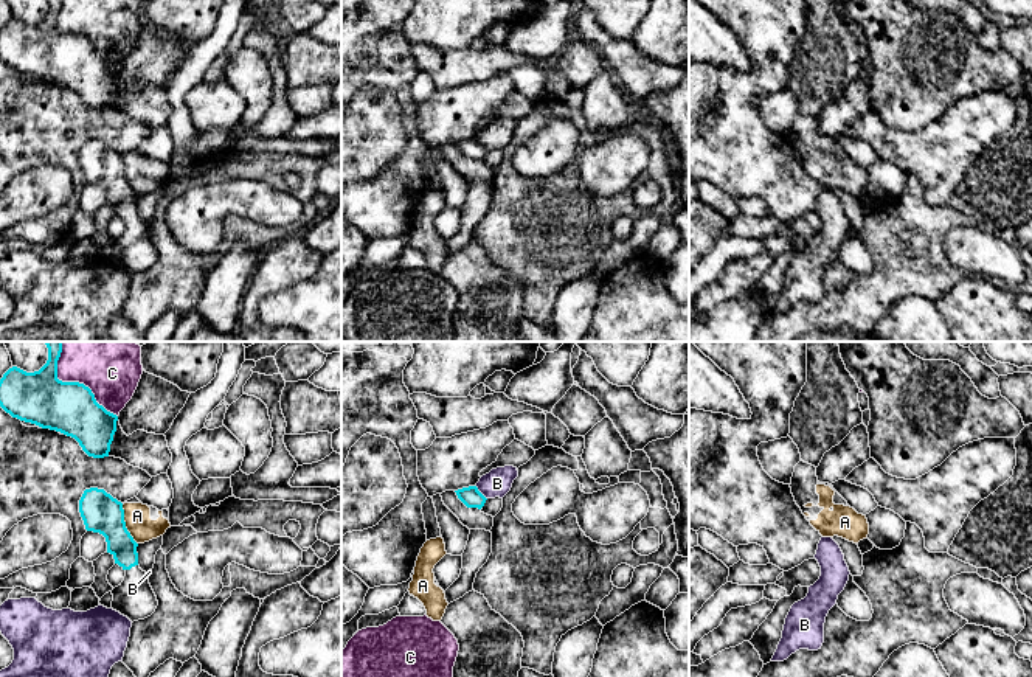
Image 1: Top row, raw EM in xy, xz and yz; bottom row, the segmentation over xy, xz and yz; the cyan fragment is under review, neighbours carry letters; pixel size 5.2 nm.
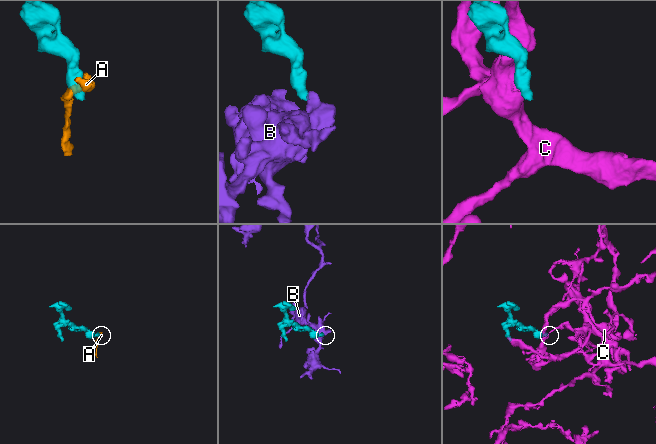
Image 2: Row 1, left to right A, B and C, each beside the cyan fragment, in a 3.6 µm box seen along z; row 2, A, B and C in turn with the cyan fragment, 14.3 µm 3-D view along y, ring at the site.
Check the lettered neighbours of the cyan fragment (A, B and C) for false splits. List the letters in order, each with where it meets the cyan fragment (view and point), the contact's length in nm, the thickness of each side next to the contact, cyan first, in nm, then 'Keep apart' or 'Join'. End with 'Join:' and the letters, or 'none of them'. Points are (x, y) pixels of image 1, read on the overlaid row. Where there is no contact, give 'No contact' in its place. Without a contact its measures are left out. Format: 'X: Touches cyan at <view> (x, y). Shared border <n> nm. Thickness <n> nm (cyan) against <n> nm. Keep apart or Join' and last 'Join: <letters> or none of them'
A: Touches cyan at xy (124, 525). Shared border 220 nm. Thickness 200 nm (cyan) against 140 nm. Keep apart
B: Touches cyan at xz (480, 492). Shared border 90 nm. Thickness 100 nm (cyan) against 140 nm. Keep apart
C: Touches cyan at xy (72, 382). Shared border 480 nm. Thickness 280 nm (cyan) against 360 nm. Keep apart
Join: none of them

